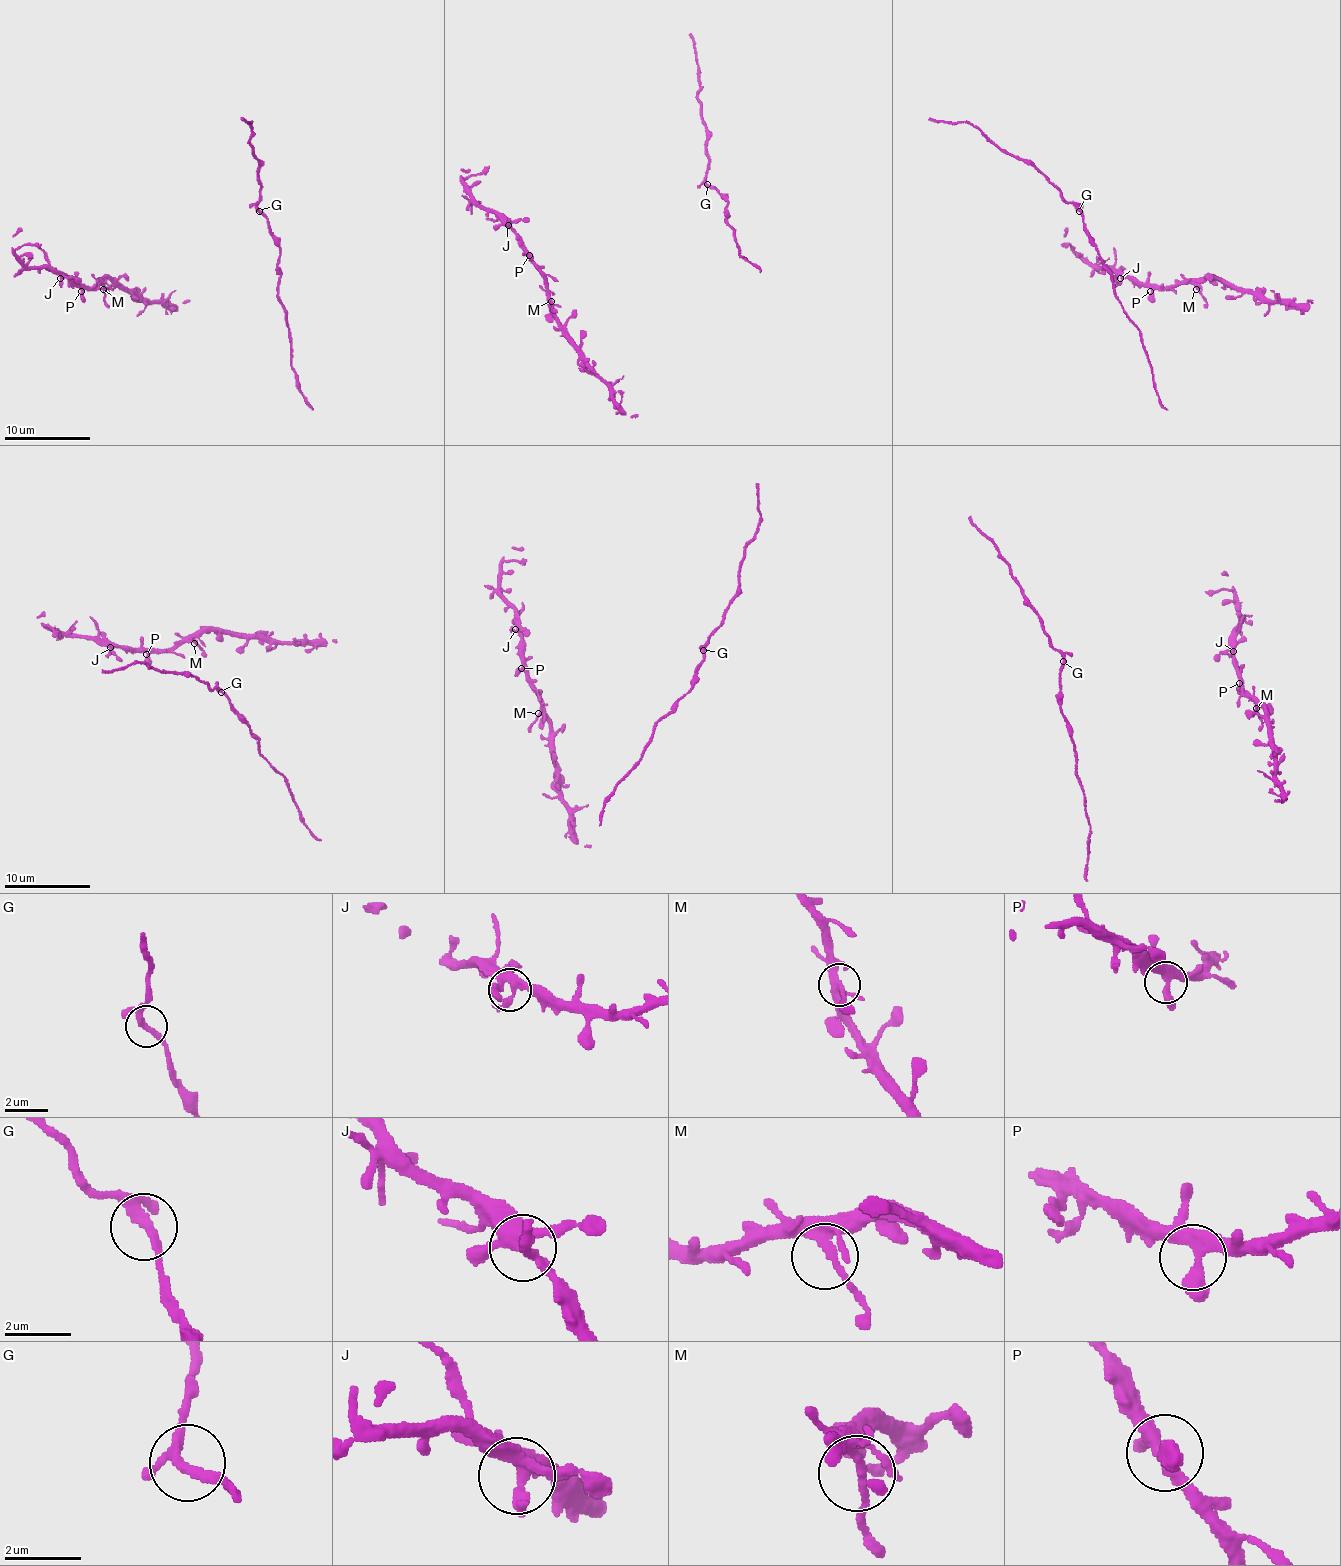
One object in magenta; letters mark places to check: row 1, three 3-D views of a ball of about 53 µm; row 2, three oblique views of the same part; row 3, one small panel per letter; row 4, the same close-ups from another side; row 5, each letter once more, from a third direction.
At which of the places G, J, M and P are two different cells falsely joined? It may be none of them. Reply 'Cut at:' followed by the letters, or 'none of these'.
Cut at: none of these

